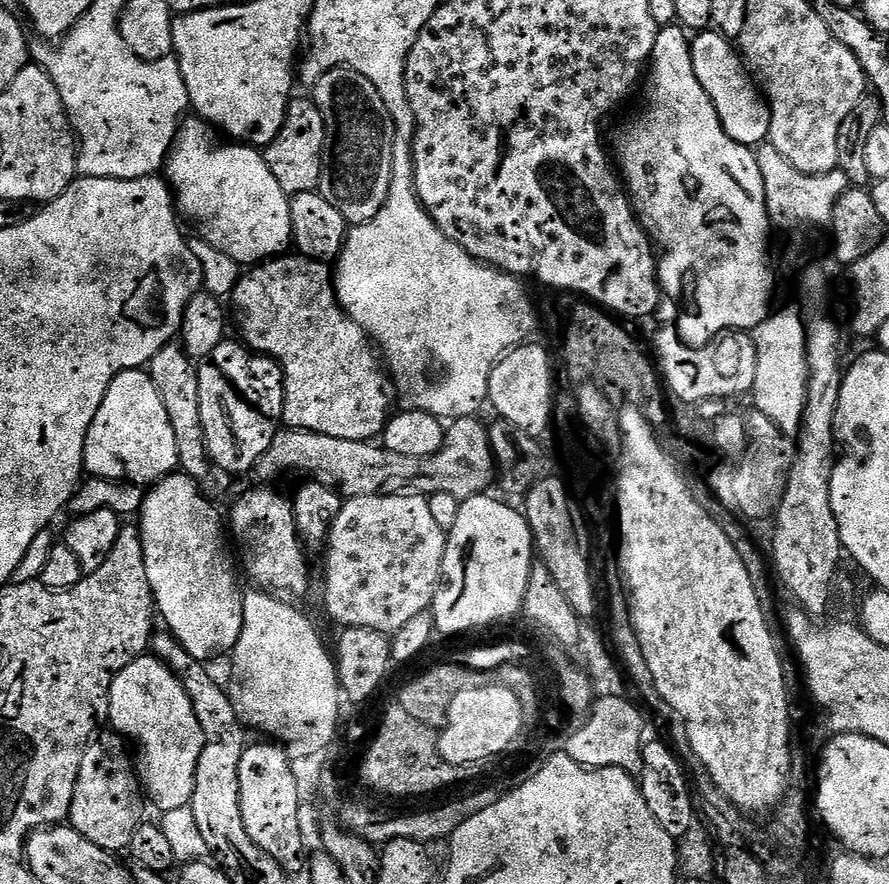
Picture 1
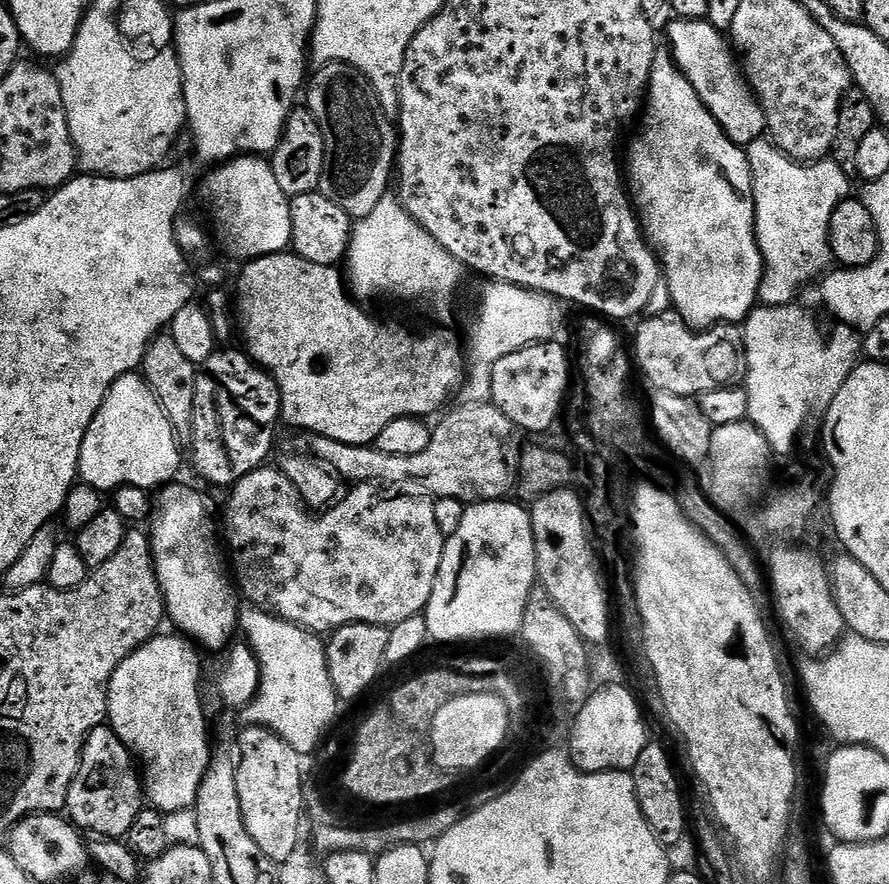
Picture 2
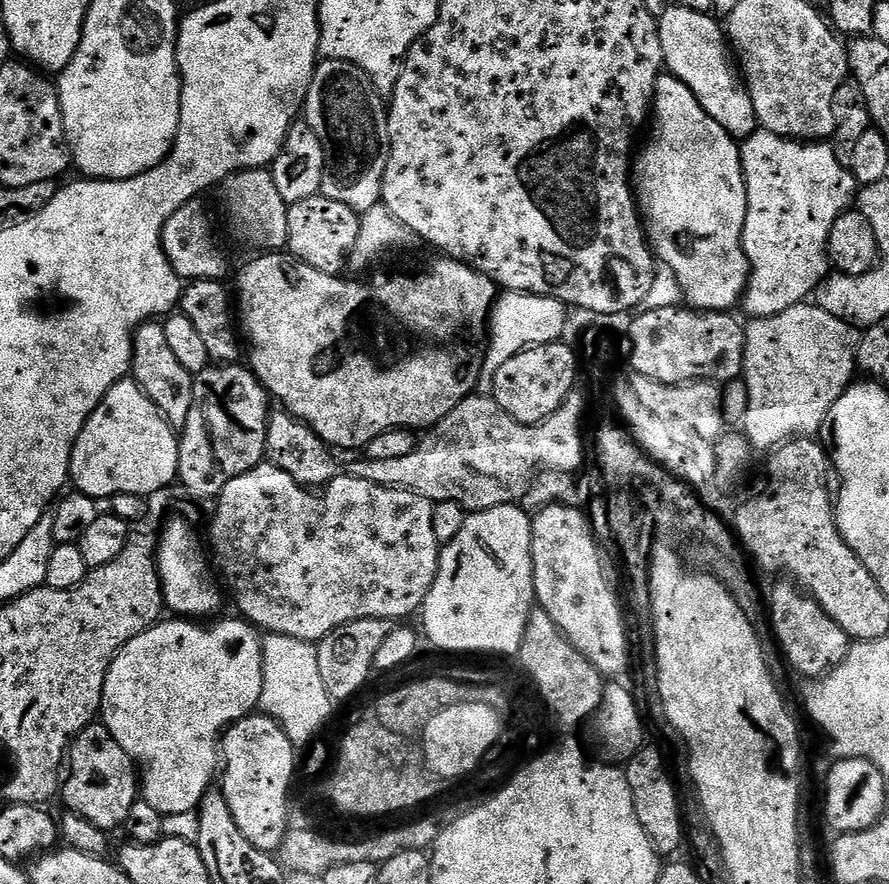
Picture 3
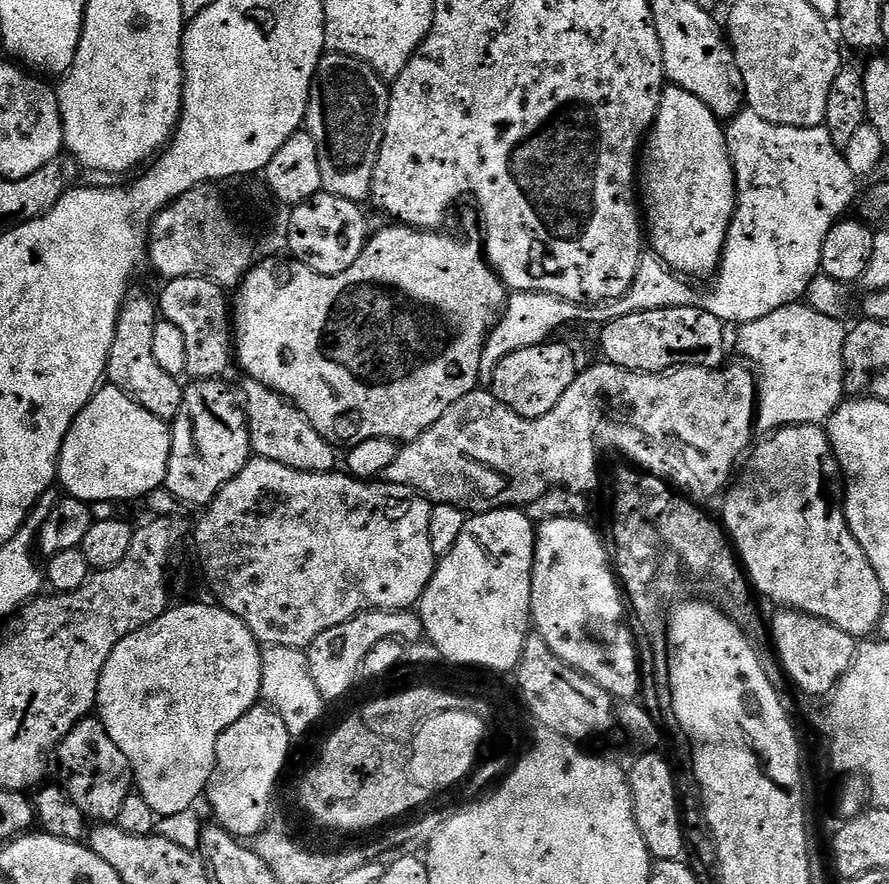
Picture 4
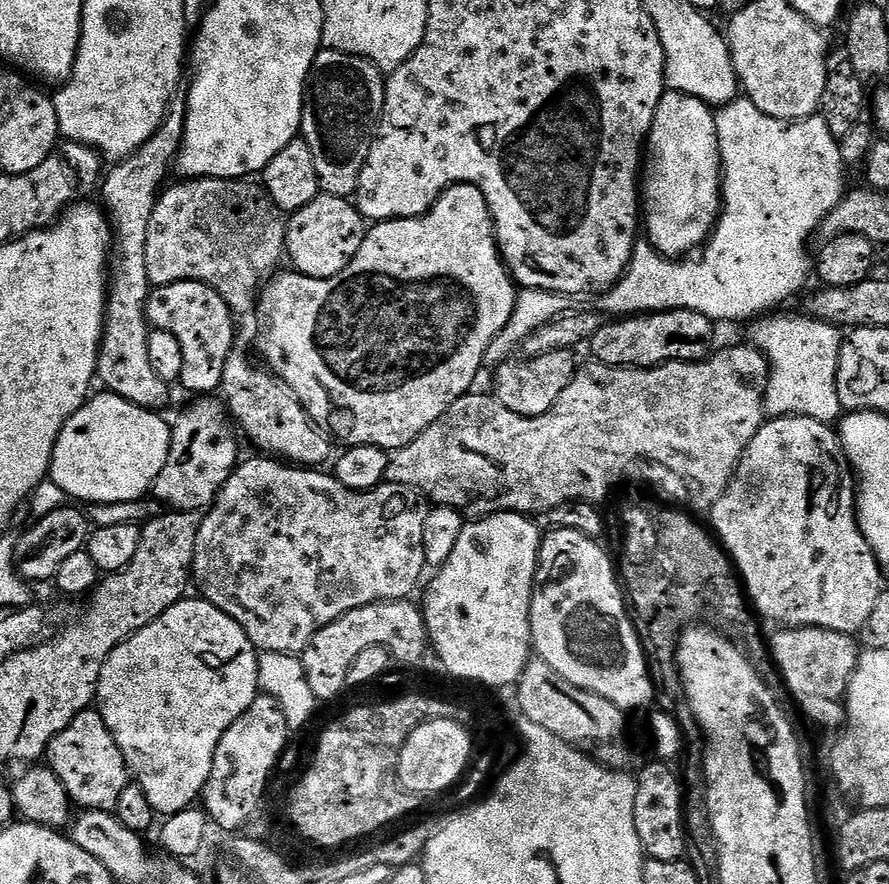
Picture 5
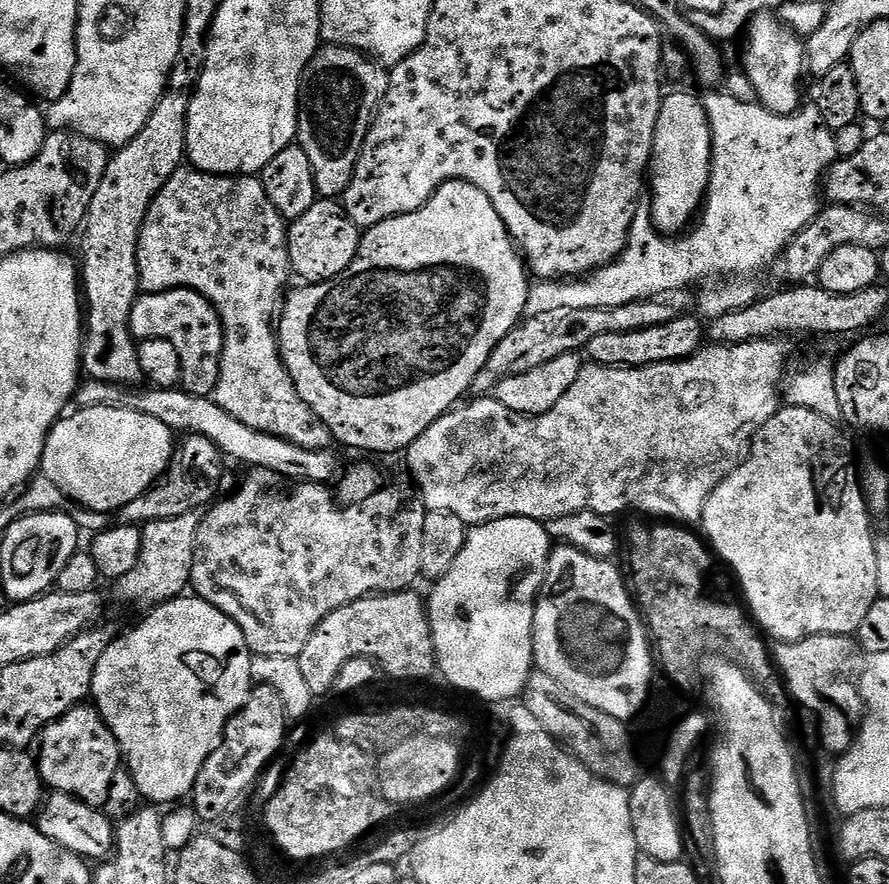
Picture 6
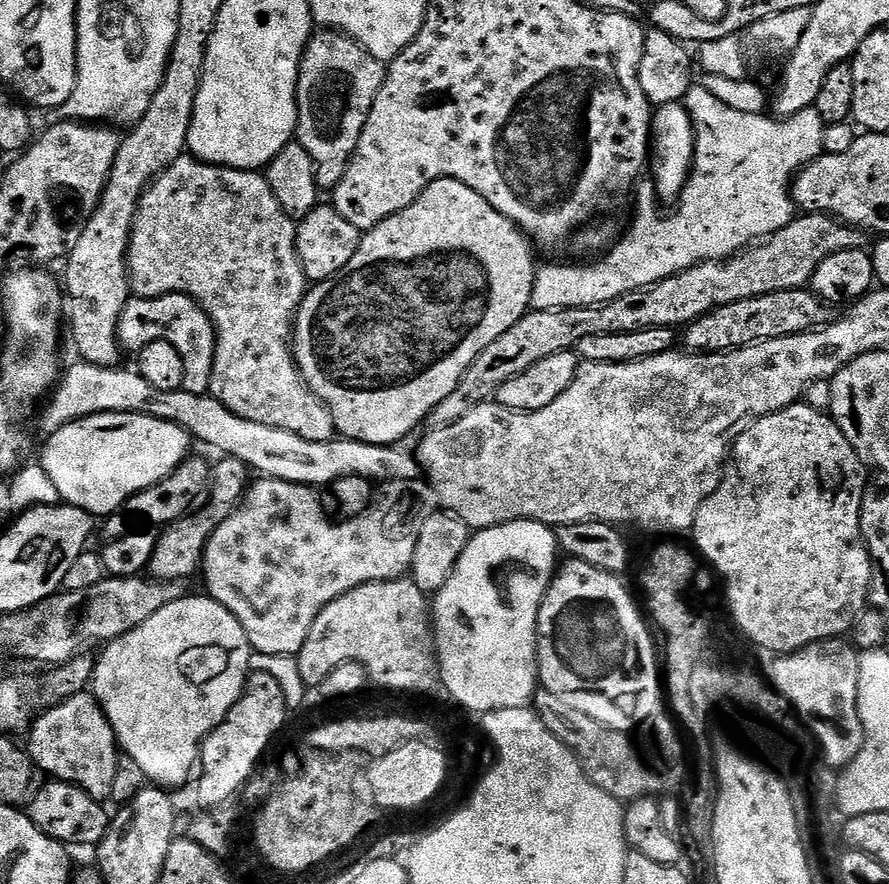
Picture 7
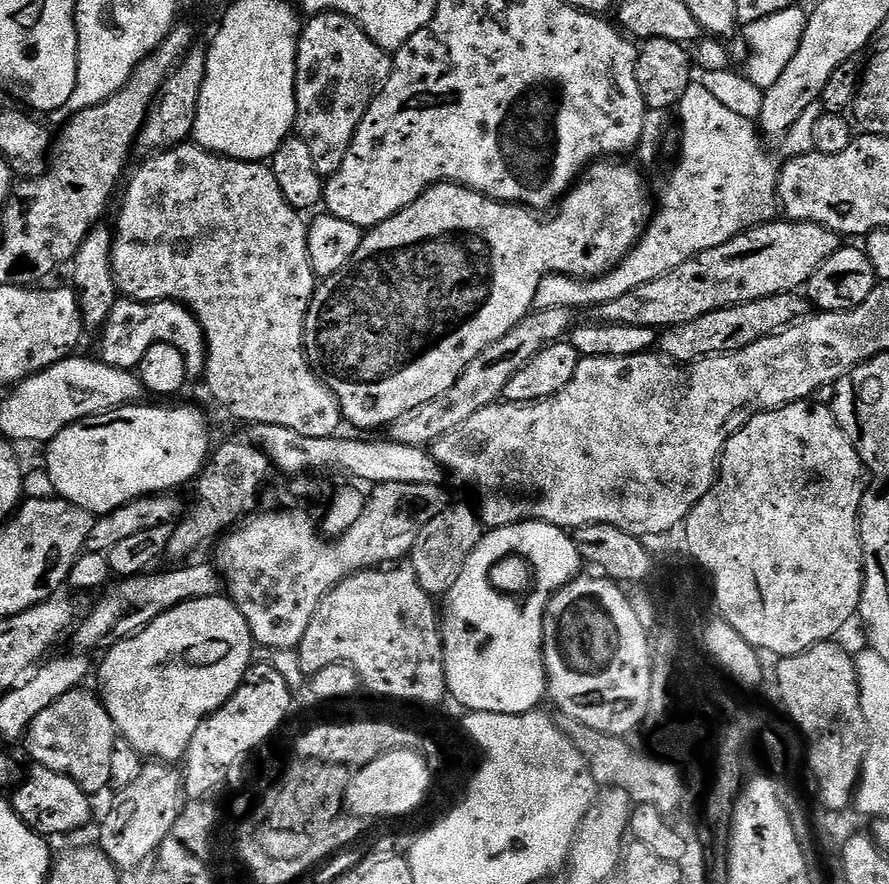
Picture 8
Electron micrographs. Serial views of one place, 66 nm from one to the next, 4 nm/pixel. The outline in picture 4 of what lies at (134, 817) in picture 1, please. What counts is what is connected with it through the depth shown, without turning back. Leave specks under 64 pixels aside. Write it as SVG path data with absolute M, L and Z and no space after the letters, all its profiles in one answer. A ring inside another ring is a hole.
M89 718L77 722L74 730L66 734L54 756L57 761L60 759L60 772L64 775L62 788L78 806L78 810L84 812L92 822L115 821L126 798L133 795L134 781L126 754L114 746L110 734L106 734L99 719Z

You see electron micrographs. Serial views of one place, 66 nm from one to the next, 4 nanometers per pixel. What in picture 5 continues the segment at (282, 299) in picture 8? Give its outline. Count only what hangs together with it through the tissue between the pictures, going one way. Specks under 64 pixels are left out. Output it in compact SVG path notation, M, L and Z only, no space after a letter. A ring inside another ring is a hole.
M205 176L197 180L184 178L179 182L181 184L176 184L173 188L165 187L161 191L150 214L150 226L146 234L146 274L149 285L159 286L173 284L179 280L197 280L210 286L232 311L234 323L239 329L239 343L248 344L251 340L253 343L258 336L260 289L281 267L280 259L283 261L286 256L285 221L259 183L249 182L247 179L215 180ZM233 347L228 355L219 387L219 391L224 392L222 400L235 425L248 435L250 443L257 444L264 451L261 453L313 470L324 466L328 455L329 460L333 455L333 441L312 423L310 414L302 402L298 402L294 390L290 390L280 377L273 376L267 367L255 368L247 350L240 347Z

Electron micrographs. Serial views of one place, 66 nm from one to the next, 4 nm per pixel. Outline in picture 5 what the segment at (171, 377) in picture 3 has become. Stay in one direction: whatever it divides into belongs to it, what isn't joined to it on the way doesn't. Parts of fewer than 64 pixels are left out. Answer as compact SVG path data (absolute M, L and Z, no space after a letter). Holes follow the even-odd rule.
M183 95L172 97L172 103L168 106L168 112L164 116L164 123L160 129L152 135L148 141L136 152L123 157L112 169L107 169L102 180L102 192L104 188L104 204L106 215L112 226L114 237L114 259L110 264L110 283L108 285L108 303L104 309L104 337L100 339L100 353L96 363L96 380L104 383L103 387L115 396L126 398L131 404L137 404L140 408L164 410L168 404L169 381L158 378L154 366L150 362L150 346L148 334L148 293L150 285L146 274L146 234L150 226L150 214L154 210L156 201L165 187L164 179L168 171L173 171L177 156L180 155L180 147L184 141L184 113L186 100Z

